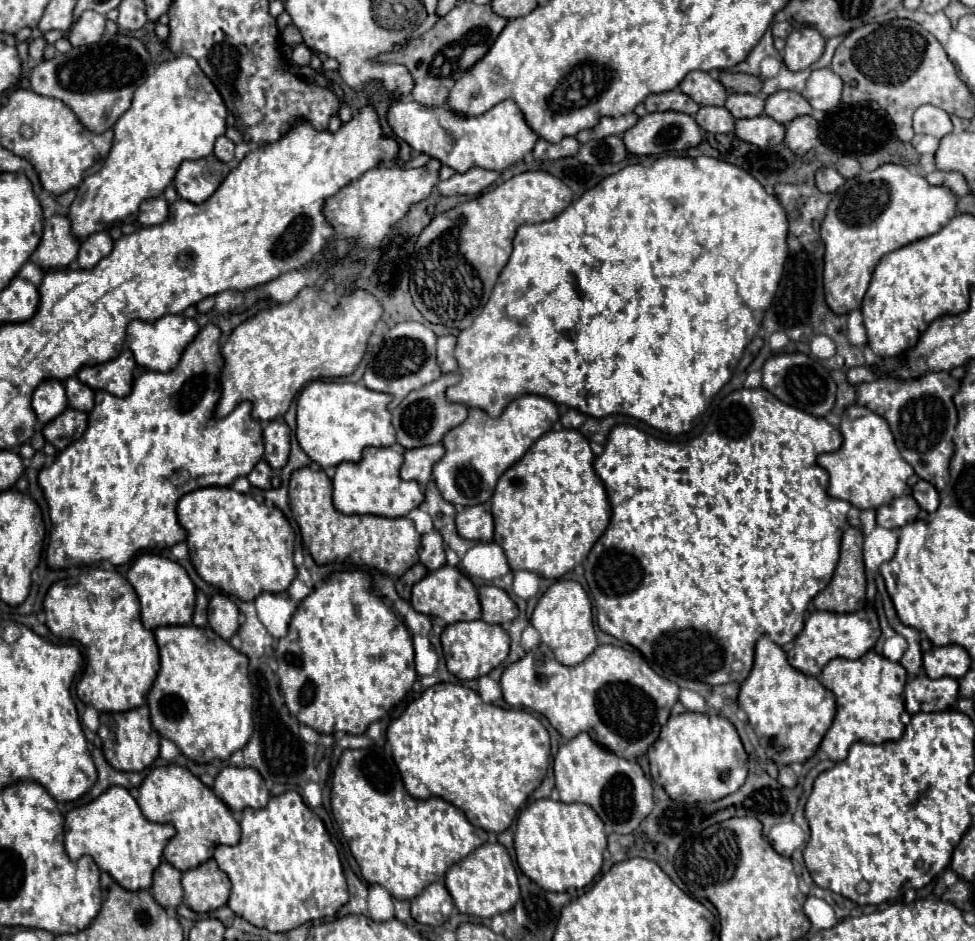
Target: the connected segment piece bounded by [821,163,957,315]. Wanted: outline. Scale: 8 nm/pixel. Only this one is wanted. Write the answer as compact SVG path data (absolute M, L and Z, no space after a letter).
M887 163L875 171L869 173L861 171L857 177L847 179L845 185L833 193L833 199L821 223L821 239L825 245L823 281L825 281L825 301L829 309L837 315L847 315L855 309L861 309L861 301L865 297L865 291L869 289L869 281L879 259L891 251L897 251L899 247L905 247L907 243L937 233L955 215L955 207L957 199L947 187L933 187L925 181L925 177L903 165Z

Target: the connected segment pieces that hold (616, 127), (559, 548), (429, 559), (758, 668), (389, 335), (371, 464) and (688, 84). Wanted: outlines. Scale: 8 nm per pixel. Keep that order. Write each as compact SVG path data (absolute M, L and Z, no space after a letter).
M627 113L623 117L603 117L597 127L581 131L577 135L577 141L587 143L591 139L605 139L607 135L623 135L627 129L631 129L637 123L637 119L639 117L635 113Z
M559 429L545 433L521 461L501 475L491 497L491 513L495 521L495 543L507 551L511 571L525 569L547 579L559 579L587 557L595 541L607 529L611 517L611 505L603 481L593 469L593 461L595 455L589 441L579 431Z
M437 531L423 535L421 549L419 549L419 561L429 571L437 571L439 567L445 565L445 547L443 547L443 539Z
M763 635L755 645L755 663L739 689L739 707L745 711L759 745L777 767L805 763L815 755L819 743L835 717L835 695L819 679L807 677L787 663L779 645Z
M415 321L397 323L383 335L379 349L369 355L367 369L363 375L365 387L373 389L373 391L389 393L393 397L393 401L389 403L389 411L393 411L413 389L419 389L435 379L439 379L441 369L435 361L435 343L437 343L437 335L431 329L427 329L425 325L415 323Z
M365 449L359 463L337 465L333 477L333 505L343 515L377 515L377 517L405 517L411 509L423 501L423 491L415 481L403 481L399 477L403 457L395 455L395 449Z
M705 71L689 73L683 79L683 83L679 85L679 89L685 95L689 95L691 99L695 99L695 103L699 103L699 105L723 107L723 103L727 99L725 87L717 79L713 79L709 73L705 73Z

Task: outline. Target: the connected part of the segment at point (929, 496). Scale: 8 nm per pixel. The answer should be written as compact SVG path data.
M923 479L913 487L913 497L921 505L921 509L925 509L929 513L939 507L939 493L937 493L937 489L931 483L923 481Z

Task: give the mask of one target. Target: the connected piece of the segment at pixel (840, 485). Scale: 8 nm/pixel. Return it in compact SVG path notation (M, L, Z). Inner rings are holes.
M851 405L841 415L841 433L841 449L823 453L817 459L817 463L829 471L827 493L835 499L849 501L857 509L875 509L901 497L907 489L907 479L913 475L913 467L899 455L887 421L867 411L867 407Z

